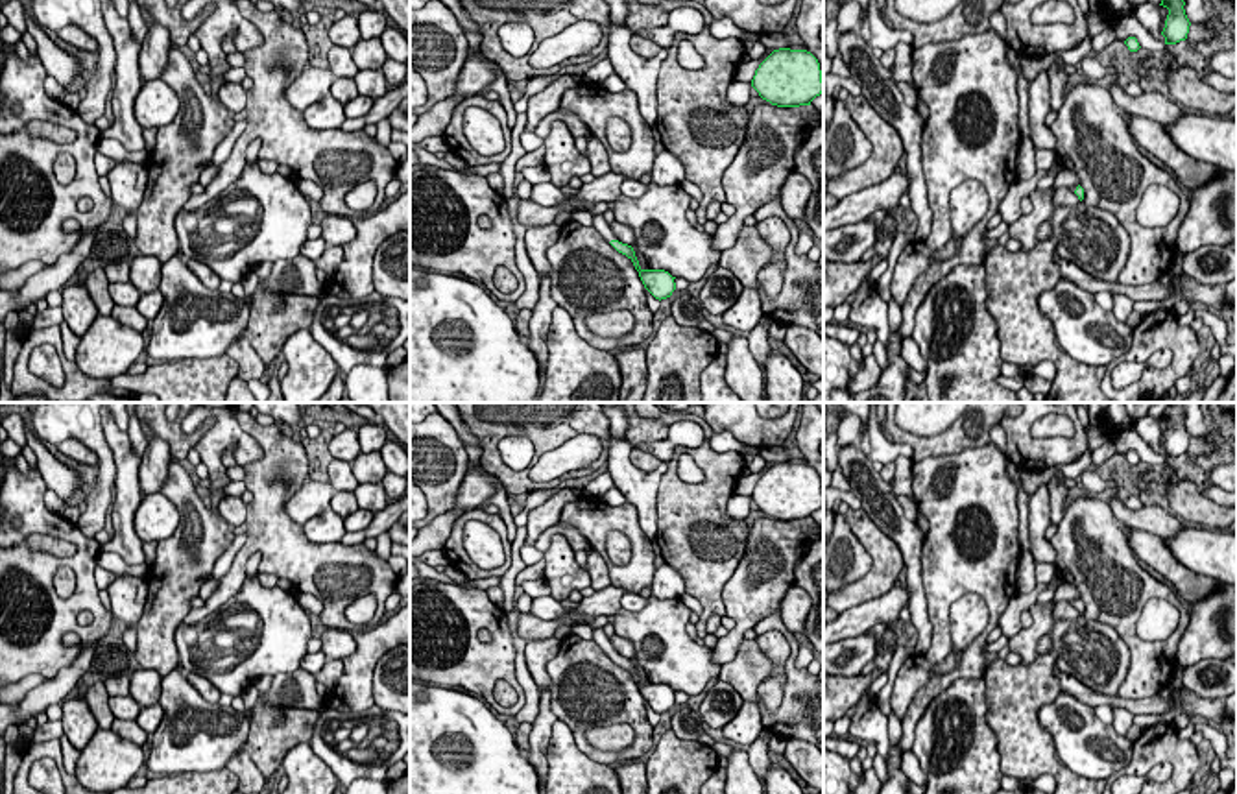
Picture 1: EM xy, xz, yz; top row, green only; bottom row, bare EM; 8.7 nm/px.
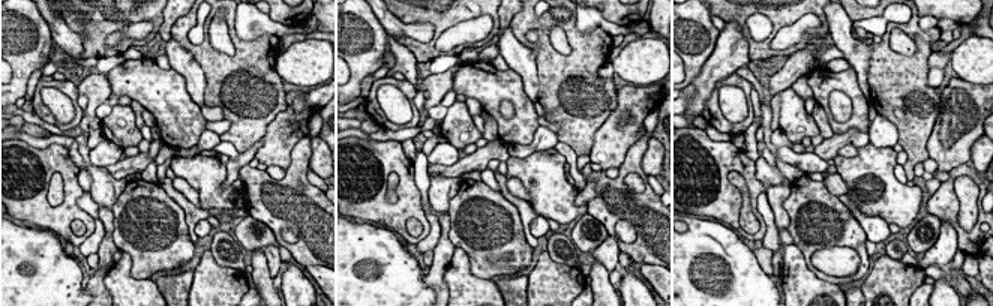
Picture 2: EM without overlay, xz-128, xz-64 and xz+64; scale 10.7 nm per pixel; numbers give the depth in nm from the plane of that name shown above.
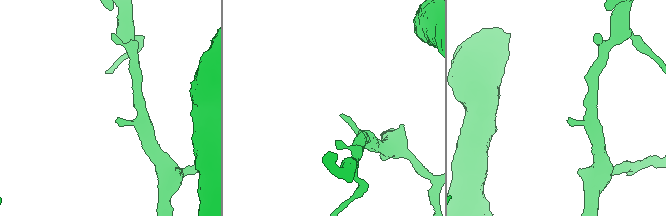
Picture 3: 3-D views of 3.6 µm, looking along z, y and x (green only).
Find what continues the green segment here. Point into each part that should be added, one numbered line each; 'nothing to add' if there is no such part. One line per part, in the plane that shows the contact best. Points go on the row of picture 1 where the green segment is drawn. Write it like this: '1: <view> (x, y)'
1: xz (599, 222)

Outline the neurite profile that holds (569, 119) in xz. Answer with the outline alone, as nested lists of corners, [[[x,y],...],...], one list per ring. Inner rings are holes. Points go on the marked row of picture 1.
[[[558,109],[554,113],[550,113],[548,116],[545,116],[537,127],[534,129],[534,133],[541,138],[545,138],[550,133],[550,126],[554,120],[561,120],[572,133],[574,138],[578,137],[589,137],[591,131],[589,127],[572,113],[567,109]]]

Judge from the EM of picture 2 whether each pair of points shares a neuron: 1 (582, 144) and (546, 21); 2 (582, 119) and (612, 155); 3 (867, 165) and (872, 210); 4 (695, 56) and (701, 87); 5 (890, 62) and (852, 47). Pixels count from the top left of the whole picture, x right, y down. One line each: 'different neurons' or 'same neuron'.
1: same neuron
2: different neurons
3: same neuron
4: different neurons
5: different neurons

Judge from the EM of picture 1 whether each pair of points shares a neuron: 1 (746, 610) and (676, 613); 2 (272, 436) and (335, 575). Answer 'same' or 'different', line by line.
1: different
2: same

